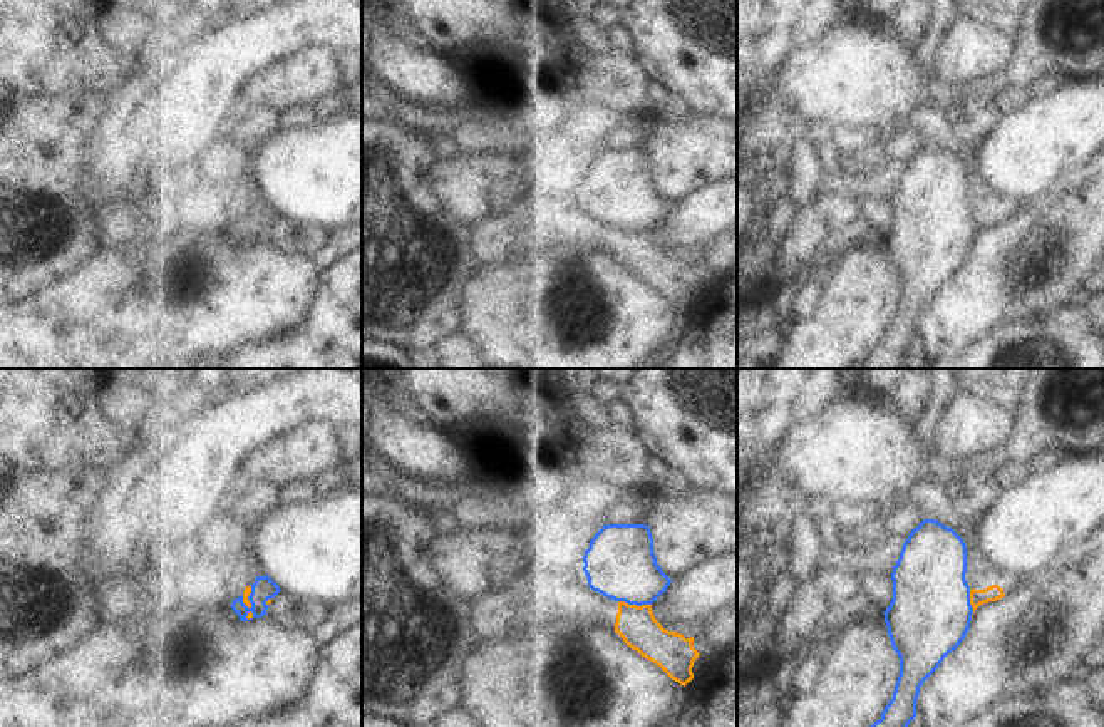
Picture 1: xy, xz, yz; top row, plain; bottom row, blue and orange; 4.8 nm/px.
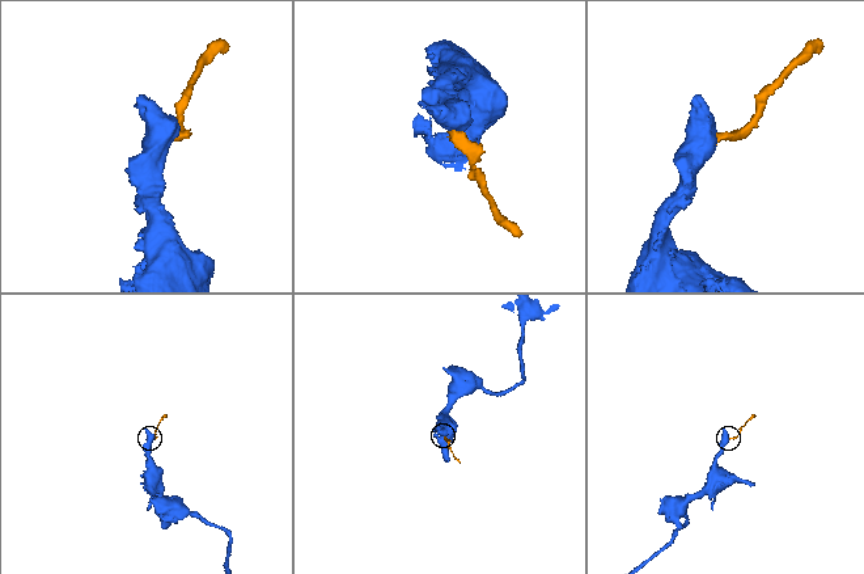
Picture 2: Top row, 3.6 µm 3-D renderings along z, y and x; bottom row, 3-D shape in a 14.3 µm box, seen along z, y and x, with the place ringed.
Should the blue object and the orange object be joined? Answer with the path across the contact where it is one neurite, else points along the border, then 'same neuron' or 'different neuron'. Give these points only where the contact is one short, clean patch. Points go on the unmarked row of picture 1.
along xz (619, 225), (629, 230), (650, 230) | different neuron

